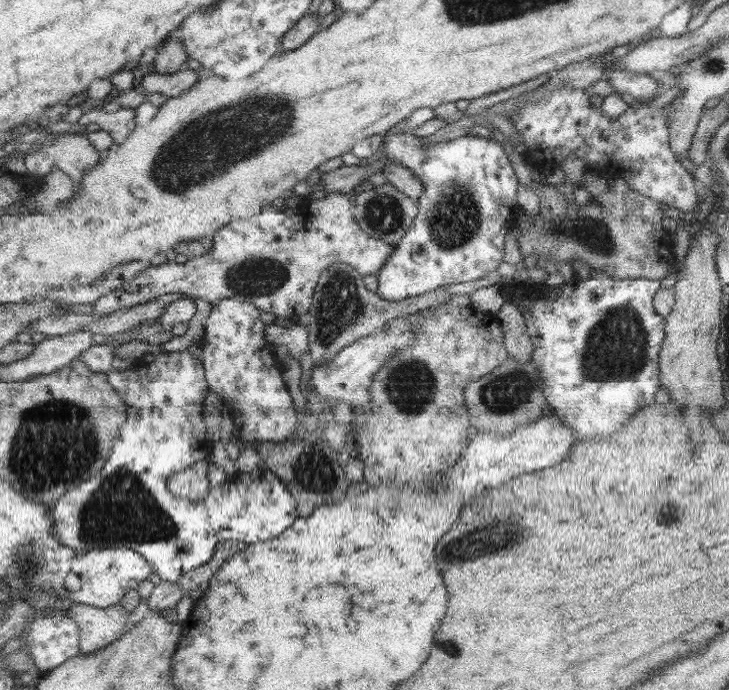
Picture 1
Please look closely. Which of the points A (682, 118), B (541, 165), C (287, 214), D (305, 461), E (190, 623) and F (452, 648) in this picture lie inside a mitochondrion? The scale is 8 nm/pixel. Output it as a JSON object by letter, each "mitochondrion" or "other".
{"A":"other","B":"other","C":"other","D":"mitochondrion","E":"other","F":"mitochondrion"}

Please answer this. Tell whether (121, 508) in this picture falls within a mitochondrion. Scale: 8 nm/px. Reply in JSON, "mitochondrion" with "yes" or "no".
{"mitochondrion":"yes"}

